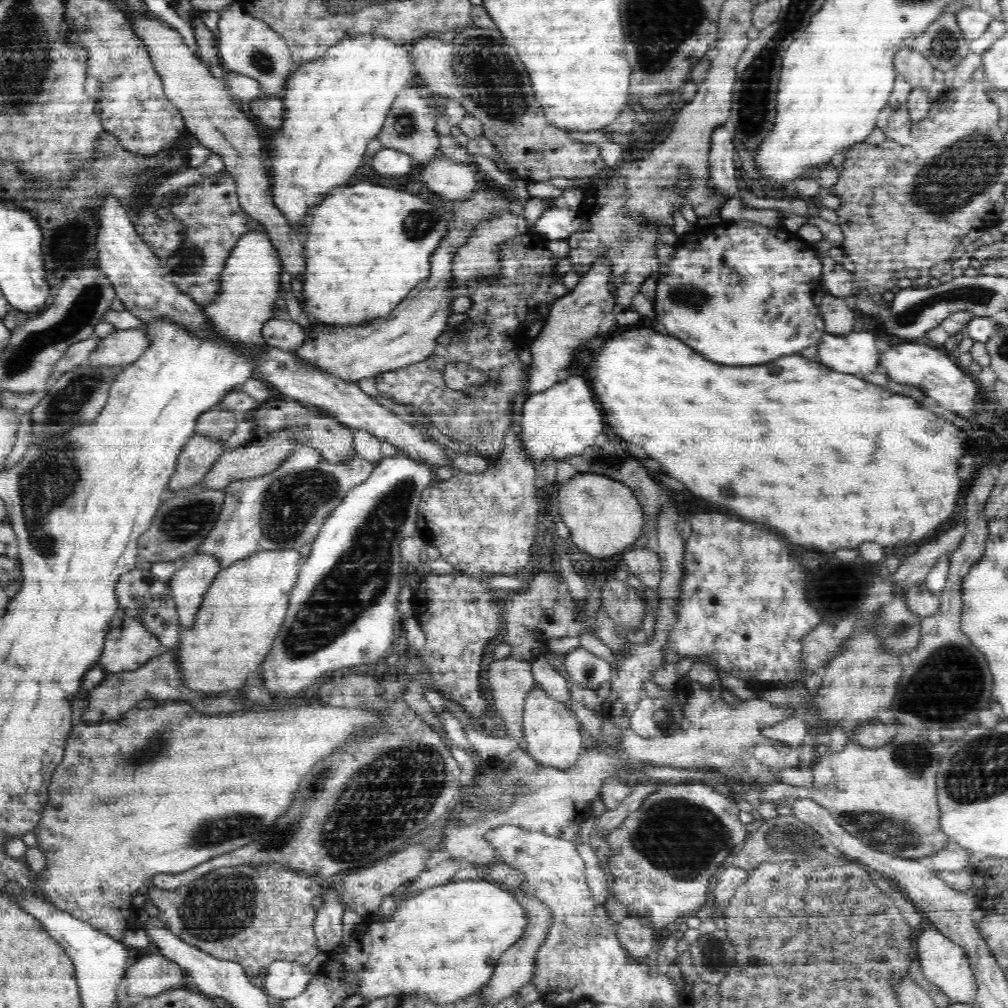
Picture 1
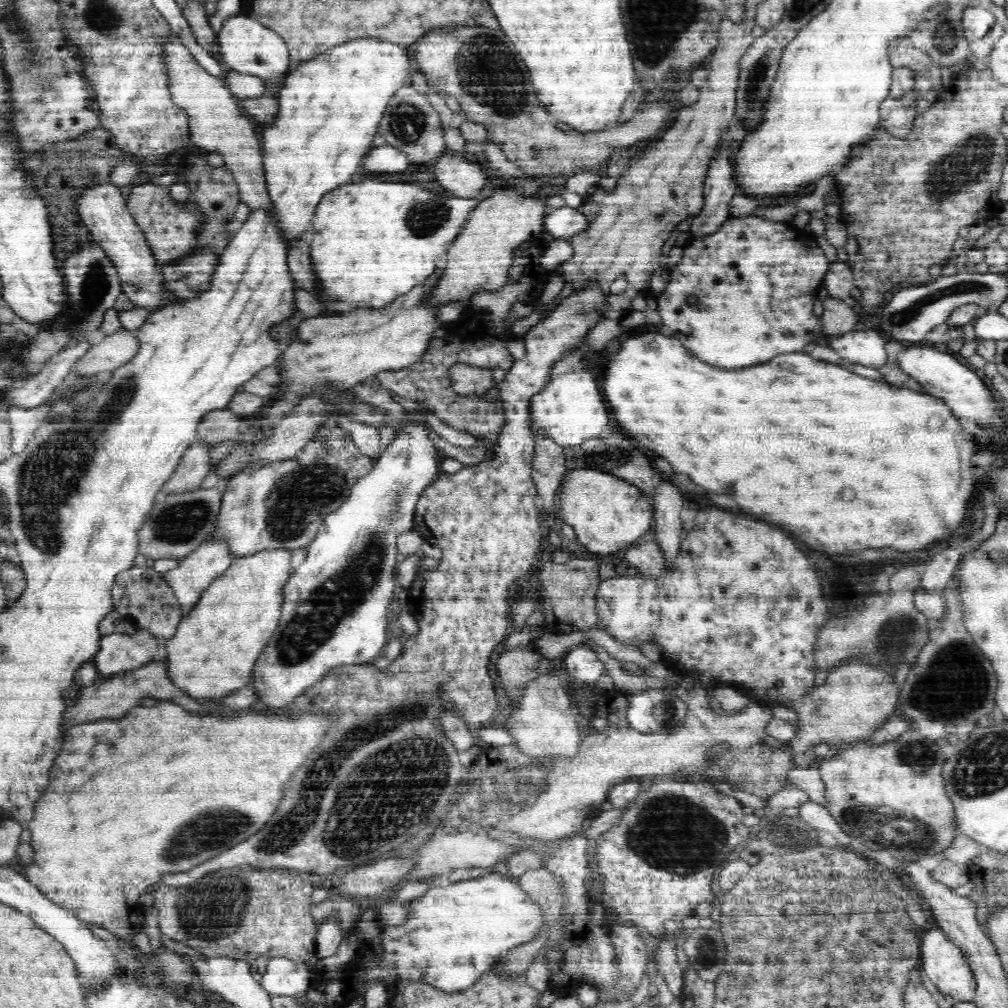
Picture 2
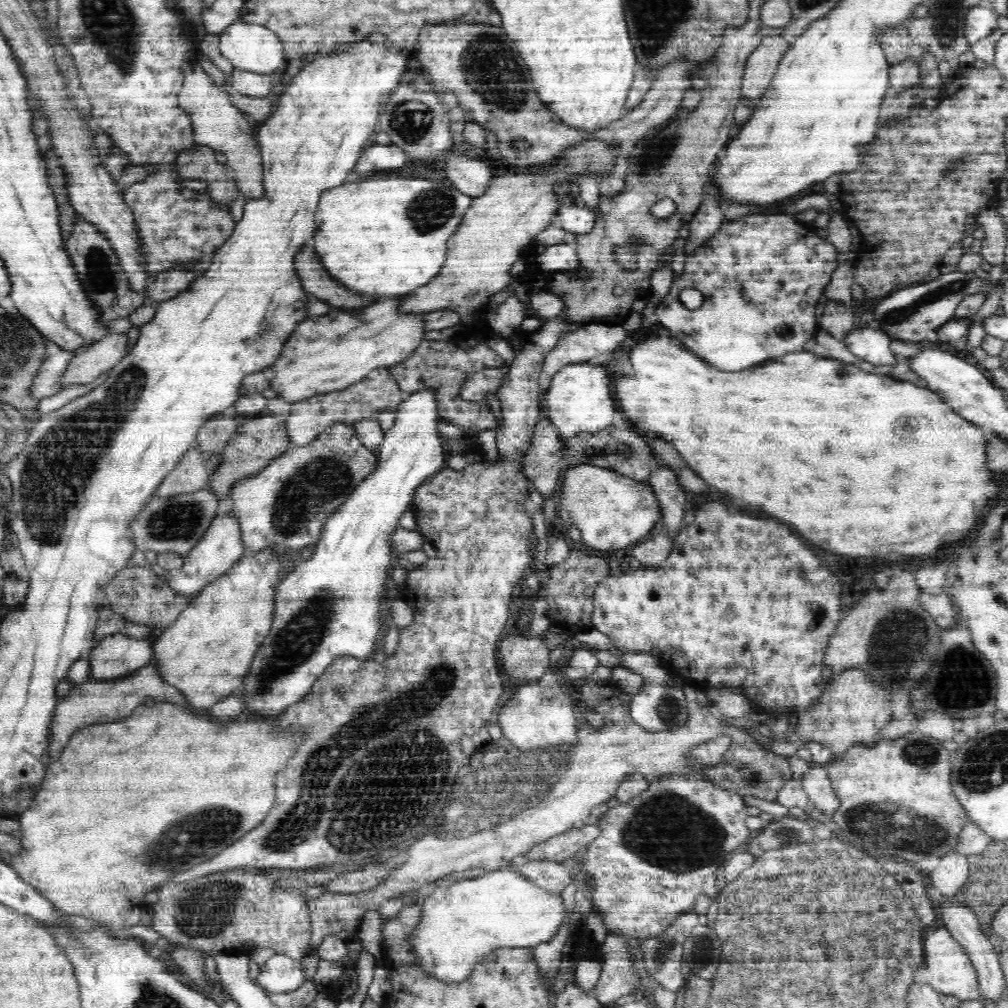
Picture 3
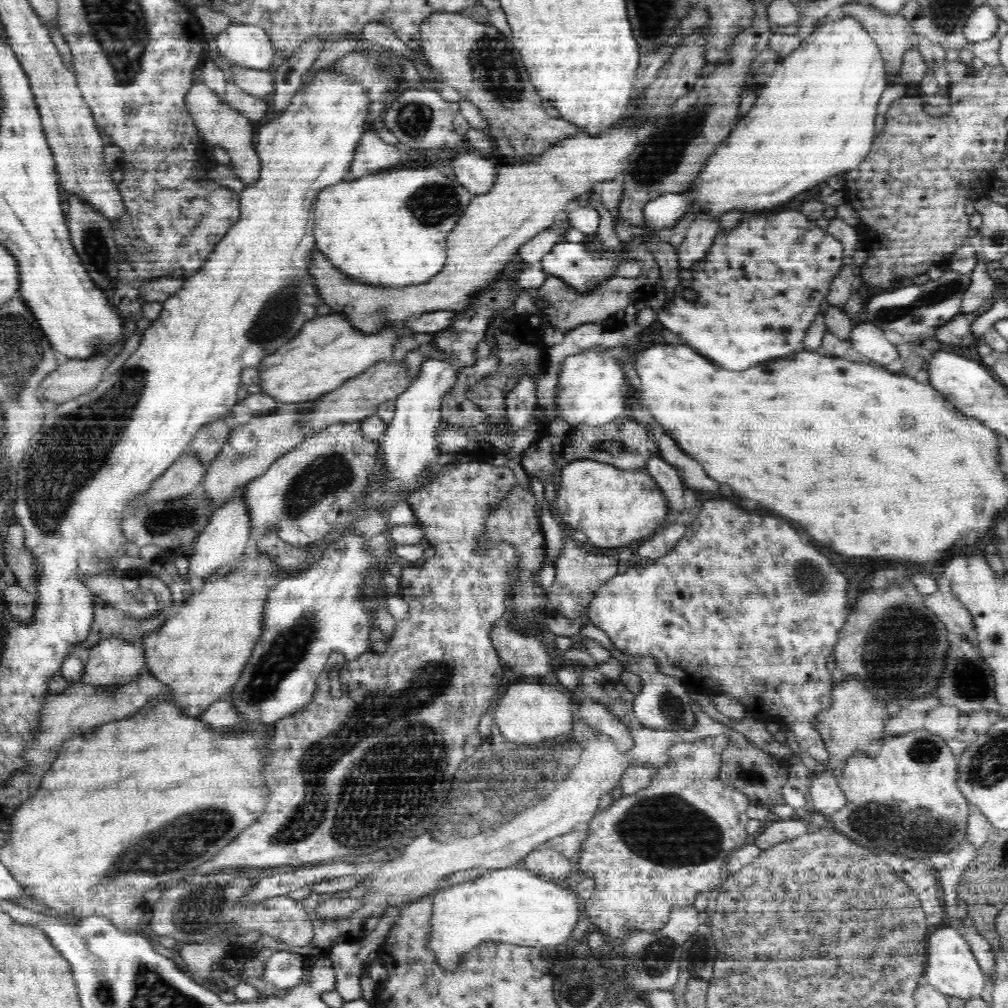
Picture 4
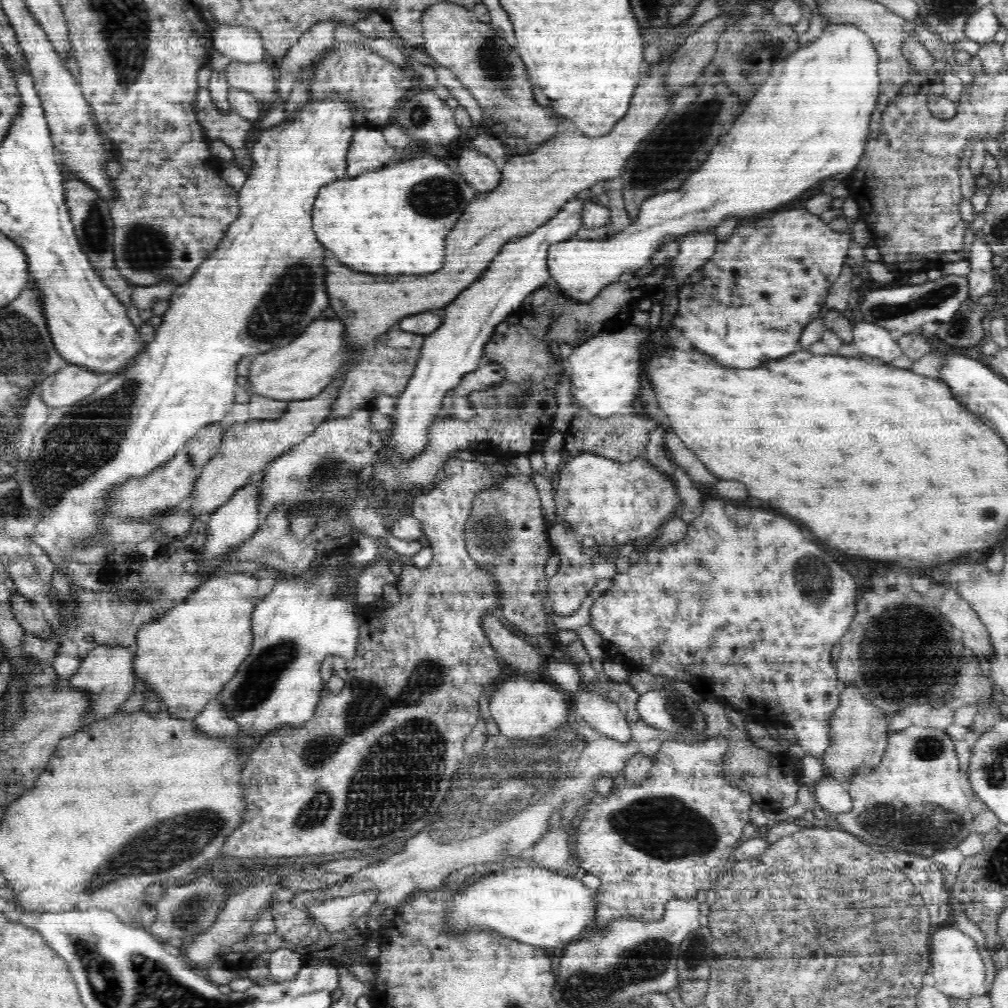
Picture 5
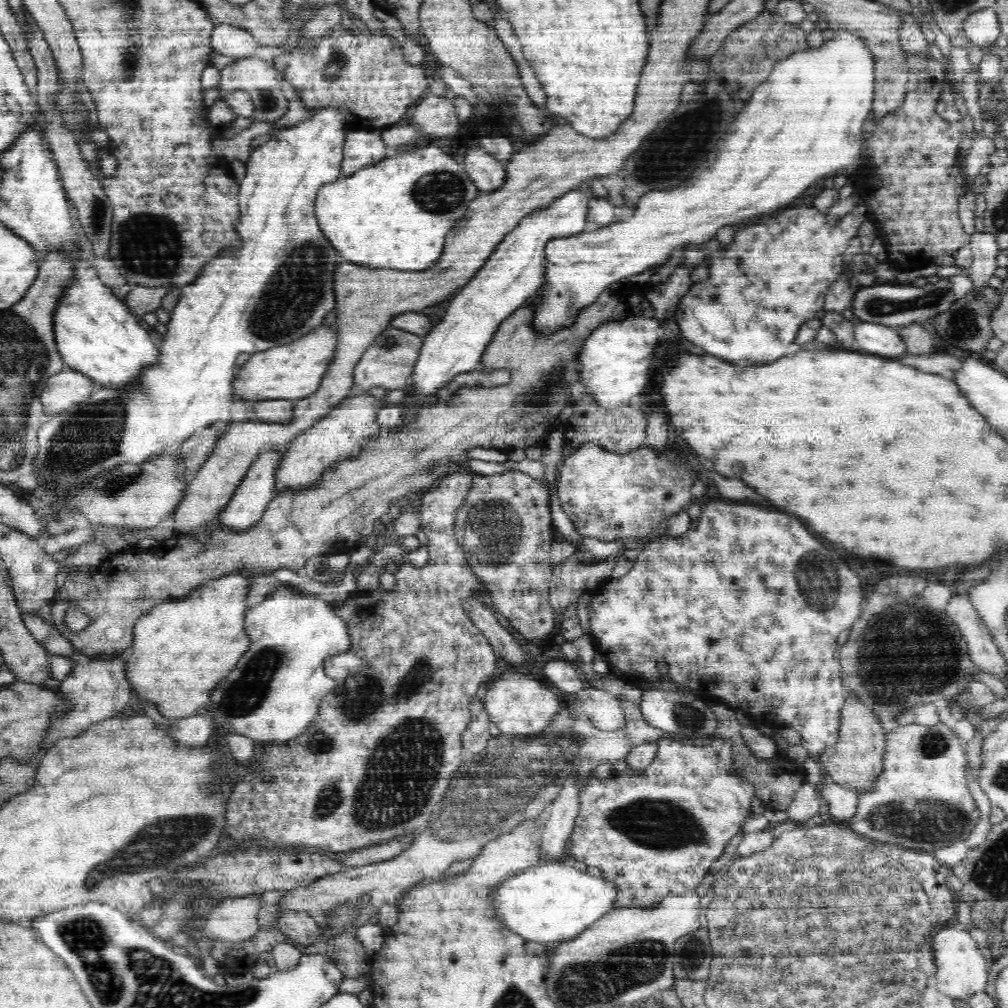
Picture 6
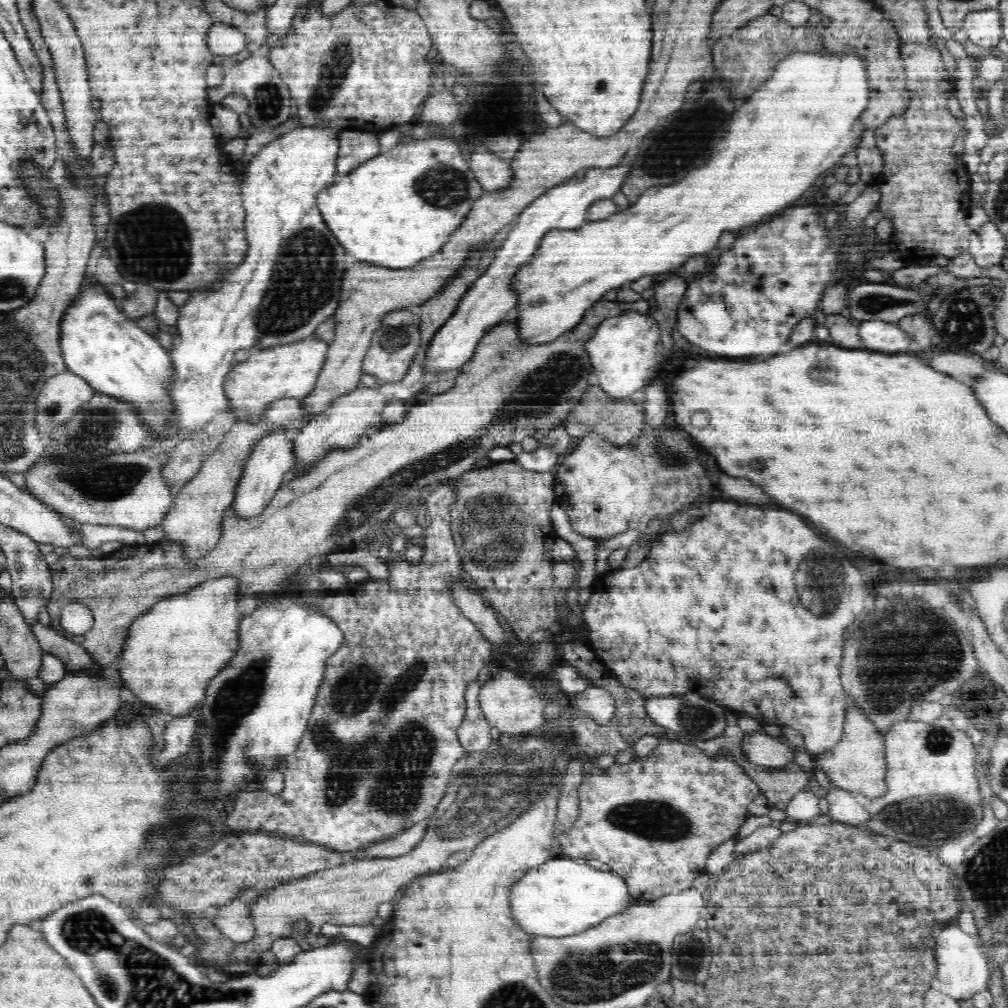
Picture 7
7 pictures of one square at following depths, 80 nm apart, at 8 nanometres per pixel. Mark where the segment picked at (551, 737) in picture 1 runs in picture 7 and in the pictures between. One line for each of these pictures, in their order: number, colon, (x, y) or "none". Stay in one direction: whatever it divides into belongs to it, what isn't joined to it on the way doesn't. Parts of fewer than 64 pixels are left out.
2: (544, 725)
3: (545, 717)
4: (529, 713)
5: (524, 709)
6: (518, 705)
7: (511, 704)

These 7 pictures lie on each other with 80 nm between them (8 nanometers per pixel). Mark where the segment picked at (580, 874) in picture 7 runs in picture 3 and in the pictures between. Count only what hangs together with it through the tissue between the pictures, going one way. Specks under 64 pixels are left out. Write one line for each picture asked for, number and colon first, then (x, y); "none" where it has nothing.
3: (464, 921)
4: (513, 905)
5: (541, 908)
6: (548, 903)

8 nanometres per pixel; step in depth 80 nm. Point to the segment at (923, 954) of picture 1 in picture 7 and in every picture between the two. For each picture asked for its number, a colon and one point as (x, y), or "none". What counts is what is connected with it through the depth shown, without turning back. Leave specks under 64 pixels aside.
2: (943, 963)
3: (953, 974)
4: (951, 968)
5: (958, 969)
6: (961, 968)
7: (962, 967)

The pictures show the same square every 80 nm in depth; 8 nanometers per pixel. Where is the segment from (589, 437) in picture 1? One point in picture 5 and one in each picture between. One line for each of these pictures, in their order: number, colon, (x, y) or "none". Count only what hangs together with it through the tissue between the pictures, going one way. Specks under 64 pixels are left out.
2: (570, 409)
3: (580, 399)
4: (590, 390)
5: (605, 371)

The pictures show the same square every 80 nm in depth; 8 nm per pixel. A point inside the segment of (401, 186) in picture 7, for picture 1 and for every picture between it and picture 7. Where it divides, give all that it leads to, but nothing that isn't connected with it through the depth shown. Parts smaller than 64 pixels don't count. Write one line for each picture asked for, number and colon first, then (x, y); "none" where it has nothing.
1: (367, 247)
2: (372, 241)
3: (384, 237)
4: (391, 230)
5: (395, 220)
6: (395, 214)

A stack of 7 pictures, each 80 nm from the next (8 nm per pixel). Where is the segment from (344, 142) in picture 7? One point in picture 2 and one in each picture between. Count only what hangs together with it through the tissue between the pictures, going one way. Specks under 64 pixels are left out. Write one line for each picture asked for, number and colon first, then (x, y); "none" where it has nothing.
2: (386, 158)
3: (375, 157)
4: (372, 154)
5: (369, 150)
6: (362, 148)

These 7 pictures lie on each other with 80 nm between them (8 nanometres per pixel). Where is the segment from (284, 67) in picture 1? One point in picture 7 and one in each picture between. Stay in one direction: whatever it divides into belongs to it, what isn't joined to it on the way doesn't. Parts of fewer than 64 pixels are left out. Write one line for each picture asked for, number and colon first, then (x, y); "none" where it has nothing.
2: (246, 46)
3: (251, 47)
4: (248, 46)
5: (240, 44)
6: (229, 40)
7: (223, 40)

